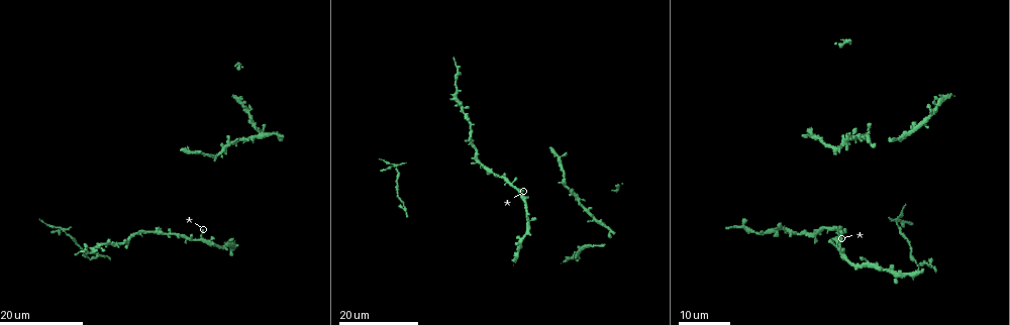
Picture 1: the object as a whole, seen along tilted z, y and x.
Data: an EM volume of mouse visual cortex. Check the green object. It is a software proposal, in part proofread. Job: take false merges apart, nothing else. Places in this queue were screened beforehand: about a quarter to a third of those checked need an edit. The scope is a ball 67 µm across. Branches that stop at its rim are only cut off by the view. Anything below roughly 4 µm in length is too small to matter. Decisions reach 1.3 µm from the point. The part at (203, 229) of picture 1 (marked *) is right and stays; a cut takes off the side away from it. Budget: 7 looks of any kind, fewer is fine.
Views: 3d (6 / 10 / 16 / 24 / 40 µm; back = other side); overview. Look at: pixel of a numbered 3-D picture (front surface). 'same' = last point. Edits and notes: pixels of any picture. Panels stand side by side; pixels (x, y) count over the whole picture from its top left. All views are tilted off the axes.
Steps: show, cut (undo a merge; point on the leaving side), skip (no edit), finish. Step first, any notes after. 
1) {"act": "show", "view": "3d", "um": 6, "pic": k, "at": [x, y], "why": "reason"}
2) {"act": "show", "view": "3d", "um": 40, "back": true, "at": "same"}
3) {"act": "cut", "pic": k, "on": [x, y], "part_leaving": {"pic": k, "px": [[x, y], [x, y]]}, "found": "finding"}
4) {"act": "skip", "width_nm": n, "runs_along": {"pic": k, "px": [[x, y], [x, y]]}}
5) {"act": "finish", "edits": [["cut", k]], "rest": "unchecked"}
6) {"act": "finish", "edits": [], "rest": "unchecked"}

{"act": "show", "view": "3d", "um": 24, "pic": 1, "at": [141, 230], "why": "branch point"}

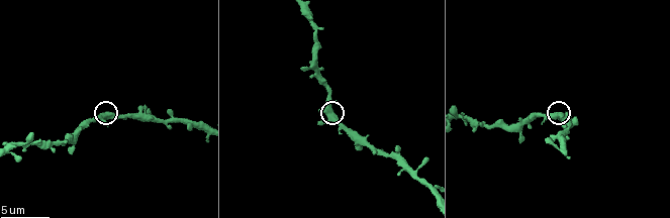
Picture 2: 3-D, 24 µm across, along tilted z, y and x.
{"act": "show", "view": "3d", "um": 10, "pic": 2, "at": [329, 115]}

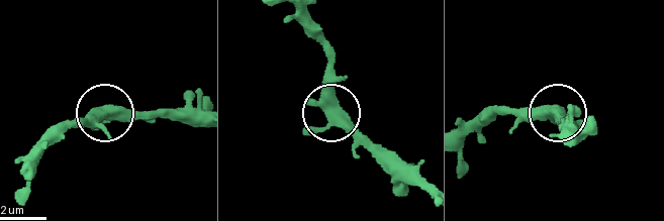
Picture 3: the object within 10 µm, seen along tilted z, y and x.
{"act": "skip", "arms": 3, "runs_along": {"pic": 3, "px": [[425, 188], [395, 182], [336, 121], [332, 47]]}, "found": "all the same cell"}

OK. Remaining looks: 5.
{"act": "show", "view": "3d", "um": 10, "pic": 2, "at": [430, 185], "why": "three-way junction"}

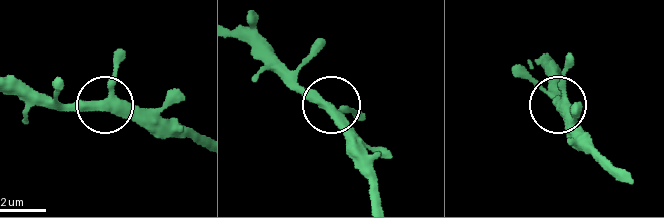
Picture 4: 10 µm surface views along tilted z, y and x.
{"act": "skip", "side_arm_um": 23, "runs_along": {"pic": 4, "px": [[123, 51], [110, 101], [157, 110]]}, "found": "one cell here"}

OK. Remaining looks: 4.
{"act": "show", "view": "3d", "um": 16, "pic": 1, "at": [263, 130], "why": "three arms meet"}

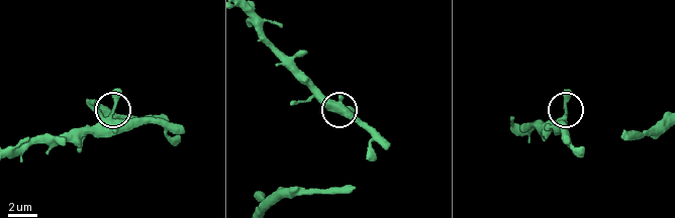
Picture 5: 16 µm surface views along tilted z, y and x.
{"act": "show", "view": "3d", "um": 6, "pic": 5, "at": [111, 118]}

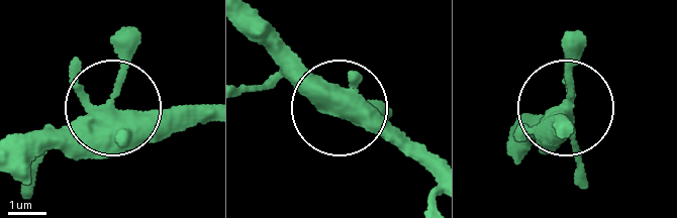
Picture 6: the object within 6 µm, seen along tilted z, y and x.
{"act": "skip", "width_nm": 310, "found": "all the same cell"}

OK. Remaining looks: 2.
{"act": "finish", "edits": [], "rest": "unchecked"}

